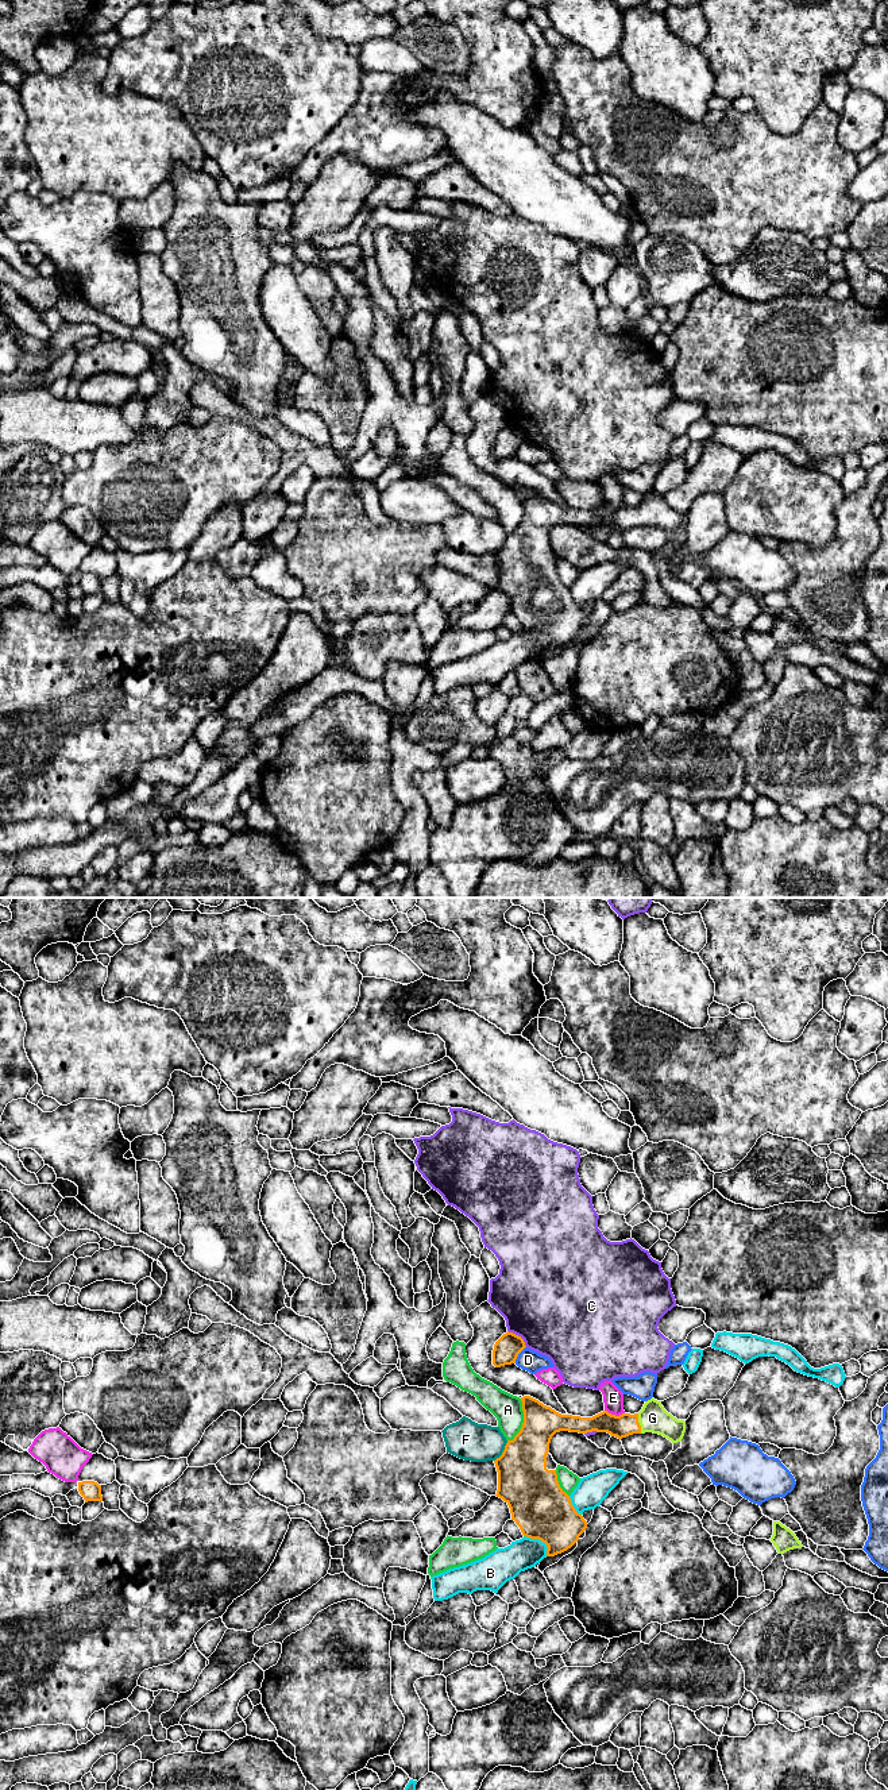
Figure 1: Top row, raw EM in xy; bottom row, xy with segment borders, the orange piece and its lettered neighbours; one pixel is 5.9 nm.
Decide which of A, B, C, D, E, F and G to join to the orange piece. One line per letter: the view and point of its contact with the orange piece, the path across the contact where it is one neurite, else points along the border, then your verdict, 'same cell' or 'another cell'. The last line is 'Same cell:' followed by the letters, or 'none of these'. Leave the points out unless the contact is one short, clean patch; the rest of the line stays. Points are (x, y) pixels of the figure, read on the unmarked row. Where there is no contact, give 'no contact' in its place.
A: contact xy (524, 514); another cell
B: contact xy (540, 632); another cell
C: contact xy (517, 428); another cell
D: contact xy (518, 446); another cell
E: contact xy (614, 508); another cell
F: contact xy (504, 544); another cell
G: contact xy (639, 516); way xy (625, 517), (639, 516), (652, 510); same cell
Same cell: G

